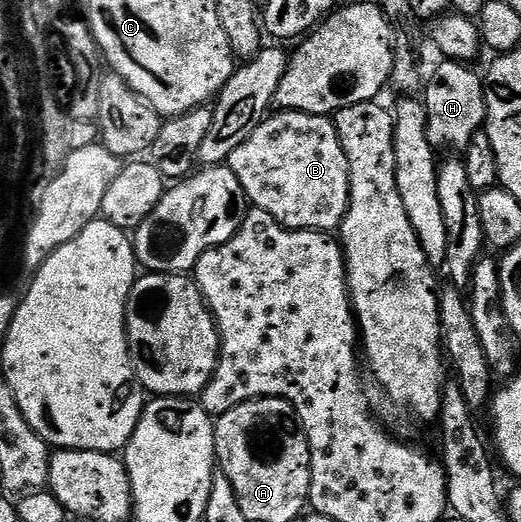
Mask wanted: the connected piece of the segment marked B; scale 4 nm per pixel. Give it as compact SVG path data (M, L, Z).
M280 110L275 114L269 115L260 121L260 124L250 134L250 138L246 138L246 142L242 142L242 146L238 146L238 150L234 150L234 154L230 154L230 158L226 161L226 166L236 175L238 182L242 182L242 190L248 196L249 201L255 207L266 210L266 214L270 214L274 220L283 224L284 227L301 232L335 233L348 212L348 195L350 194L348 159L342 150L342 142L338 138L338 130L336 129L335 123L329 117L311 116L305 112L285 112Z

